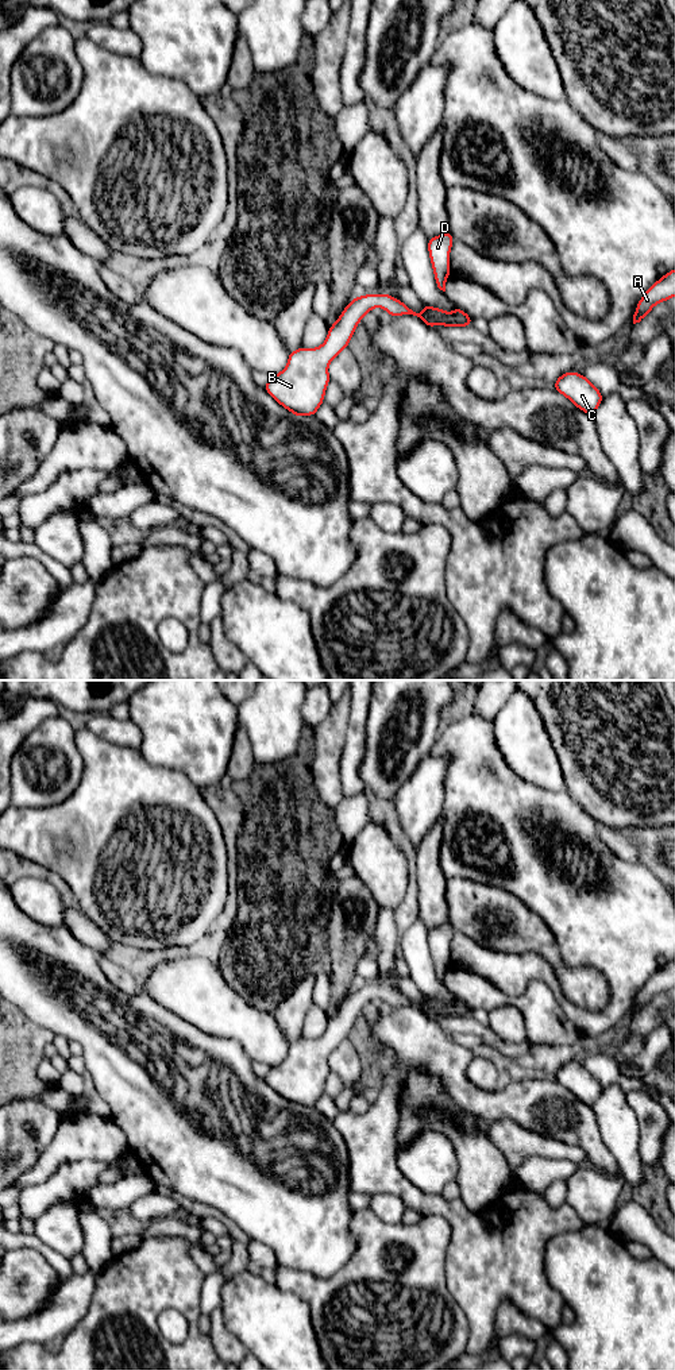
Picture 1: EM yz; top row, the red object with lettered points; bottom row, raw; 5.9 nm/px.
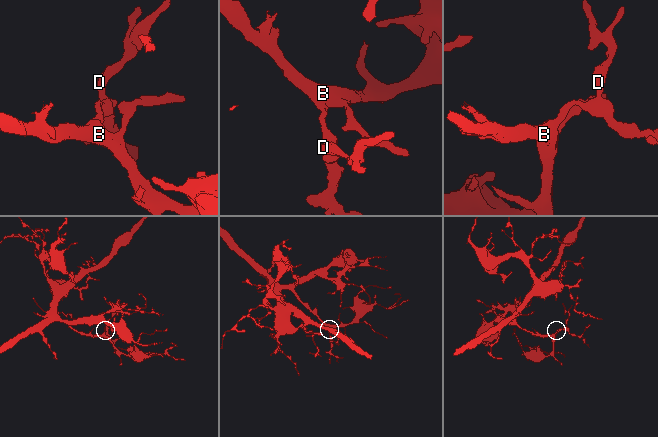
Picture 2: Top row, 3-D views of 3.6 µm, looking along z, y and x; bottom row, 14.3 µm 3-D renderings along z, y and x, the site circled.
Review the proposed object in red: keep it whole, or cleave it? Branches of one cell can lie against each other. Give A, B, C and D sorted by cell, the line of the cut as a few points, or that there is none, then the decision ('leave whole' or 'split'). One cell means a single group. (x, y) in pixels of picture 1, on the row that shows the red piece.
groups A B C D; cut none; leave whole

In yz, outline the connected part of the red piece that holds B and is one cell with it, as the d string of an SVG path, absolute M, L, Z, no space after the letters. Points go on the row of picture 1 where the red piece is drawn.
M386 293L354 297L336 323L329 327L327 339L320 347L300 347L289 352L286 367L269 378L265 385L266 391L294 416L315 416L324 402L325 389L331 381L329 363L348 347L360 320L377 305L393 317L401 314L417 316L432 329L435 324L468 327L472 323L472 319L456 305L455 310L448 313L424 304L423 312L416 313Z

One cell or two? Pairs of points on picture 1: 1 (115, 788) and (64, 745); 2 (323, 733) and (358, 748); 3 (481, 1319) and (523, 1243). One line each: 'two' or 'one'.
1: two
2: two
3: one

